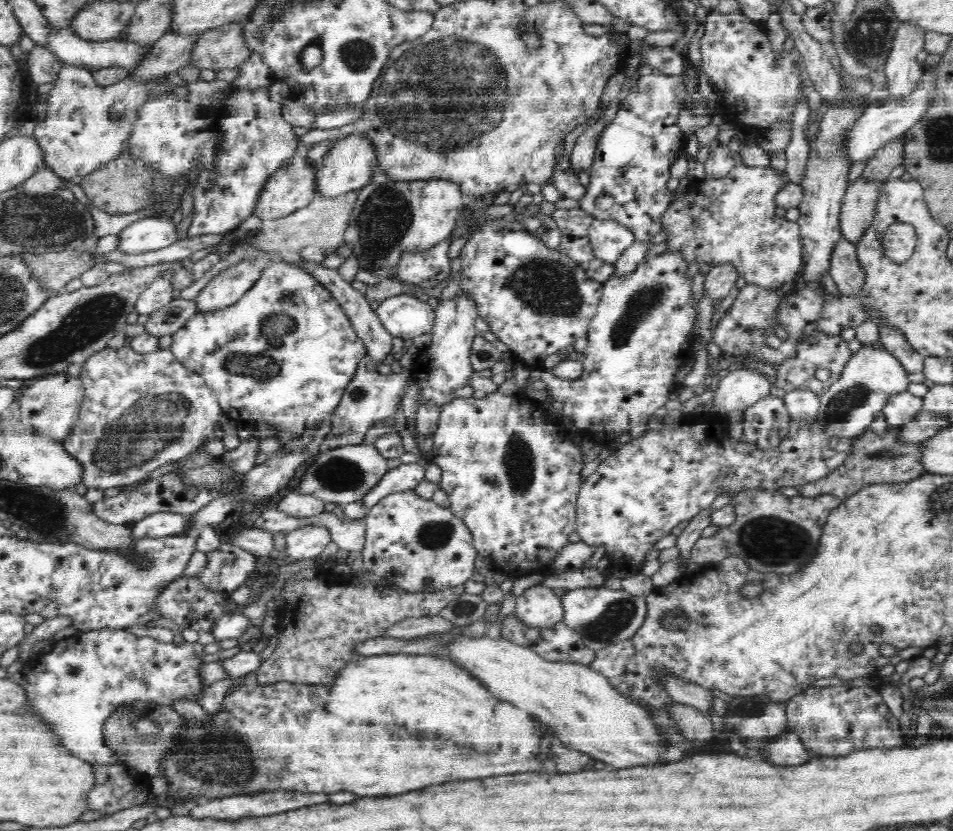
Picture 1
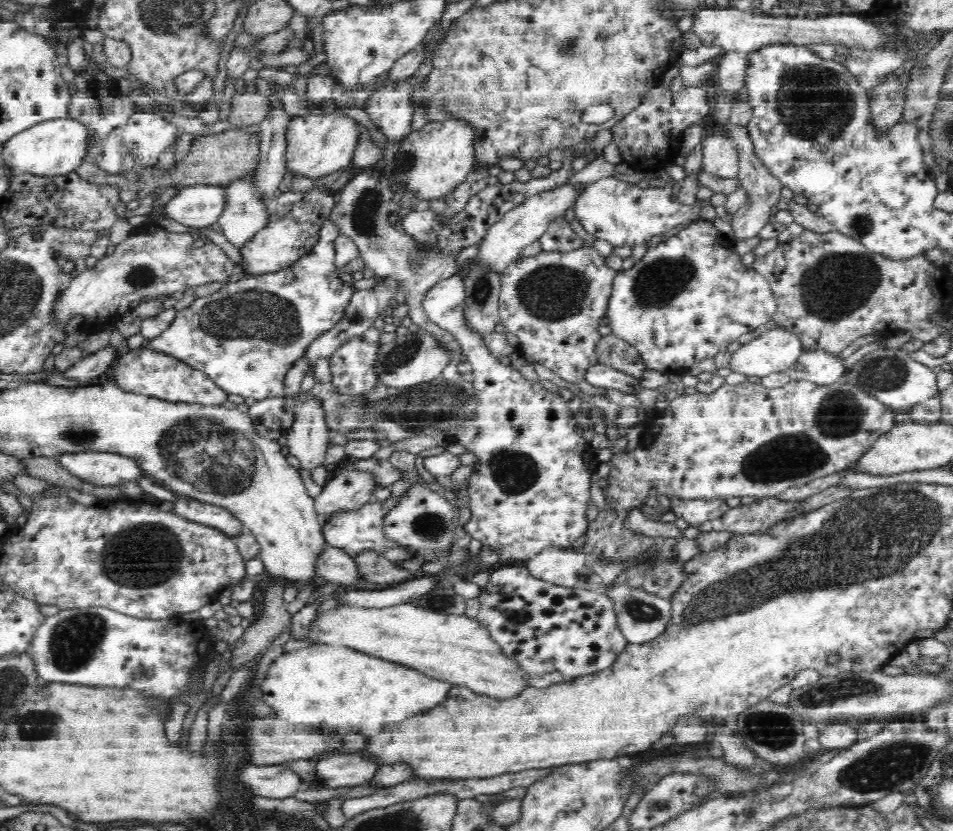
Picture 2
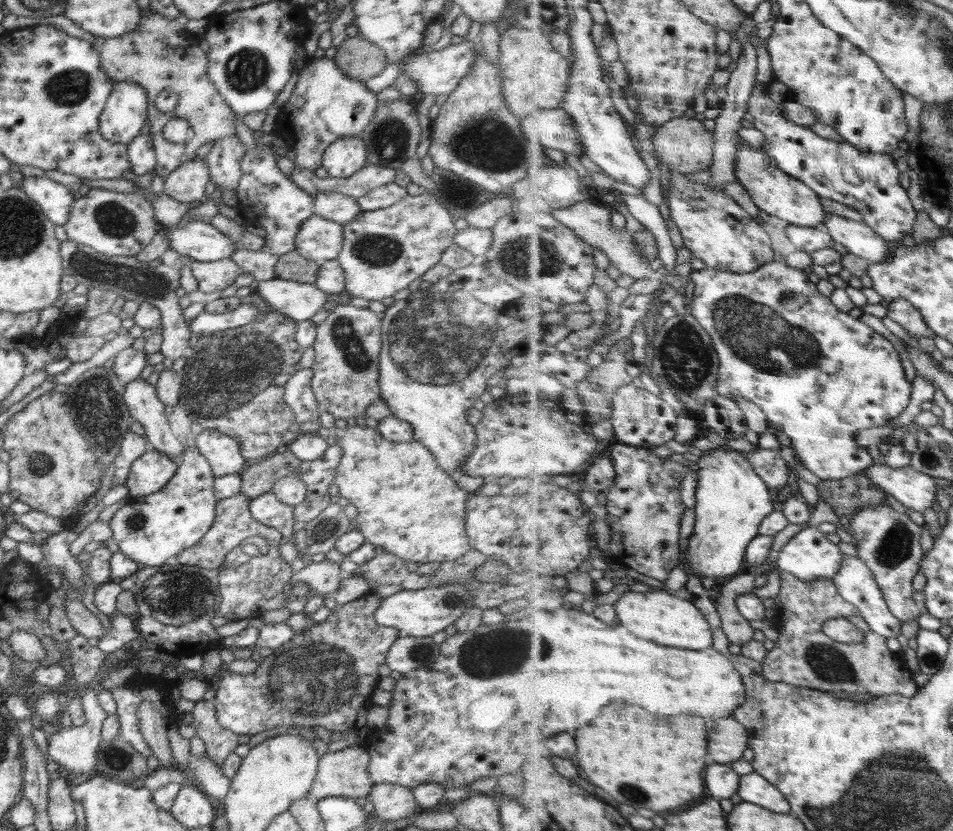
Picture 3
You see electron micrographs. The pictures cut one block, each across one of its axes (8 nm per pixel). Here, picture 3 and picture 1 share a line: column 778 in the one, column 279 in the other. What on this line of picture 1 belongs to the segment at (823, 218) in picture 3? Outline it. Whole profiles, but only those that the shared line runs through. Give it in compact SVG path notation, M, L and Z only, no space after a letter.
M297 151L294 155L281 164L281 168L272 174L267 186L263 188L263 197L260 198L260 206L257 216L262 220L273 220L287 216L312 202L317 194L319 168L312 166L304 152Z

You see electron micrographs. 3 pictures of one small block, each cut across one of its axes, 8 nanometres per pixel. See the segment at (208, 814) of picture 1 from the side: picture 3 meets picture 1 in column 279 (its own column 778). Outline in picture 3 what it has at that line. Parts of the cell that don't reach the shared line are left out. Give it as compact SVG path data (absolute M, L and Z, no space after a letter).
M758 771L742 775L739 794L743 801L754 802L777 813L791 814L793 806L786 795L775 784Z

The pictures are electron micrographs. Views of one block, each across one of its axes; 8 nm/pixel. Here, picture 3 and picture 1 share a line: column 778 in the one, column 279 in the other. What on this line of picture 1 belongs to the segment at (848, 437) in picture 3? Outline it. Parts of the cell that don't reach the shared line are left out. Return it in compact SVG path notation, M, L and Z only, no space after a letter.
M278 261L267 266L264 270L263 277L252 290L239 298L238 302L227 306L226 308L218 308L216 310L199 310L184 326L180 327L172 334L173 341L171 349L176 358L188 367L192 372L199 374L204 379L204 384L216 395L219 403L223 406L223 412L230 418L241 419L242 421L266 420L269 425L275 426L279 431L292 431L302 434L307 429L320 424L322 418L328 413L334 412L338 406L339 400L344 392L344 388L350 378L356 372L357 366L363 364L368 358L367 348L365 344L358 338L356 331L352 328L349 316L345 313L343 306L335 299L332 292L316 279L316 275L308 271L303 265L289 263L286 261Z

